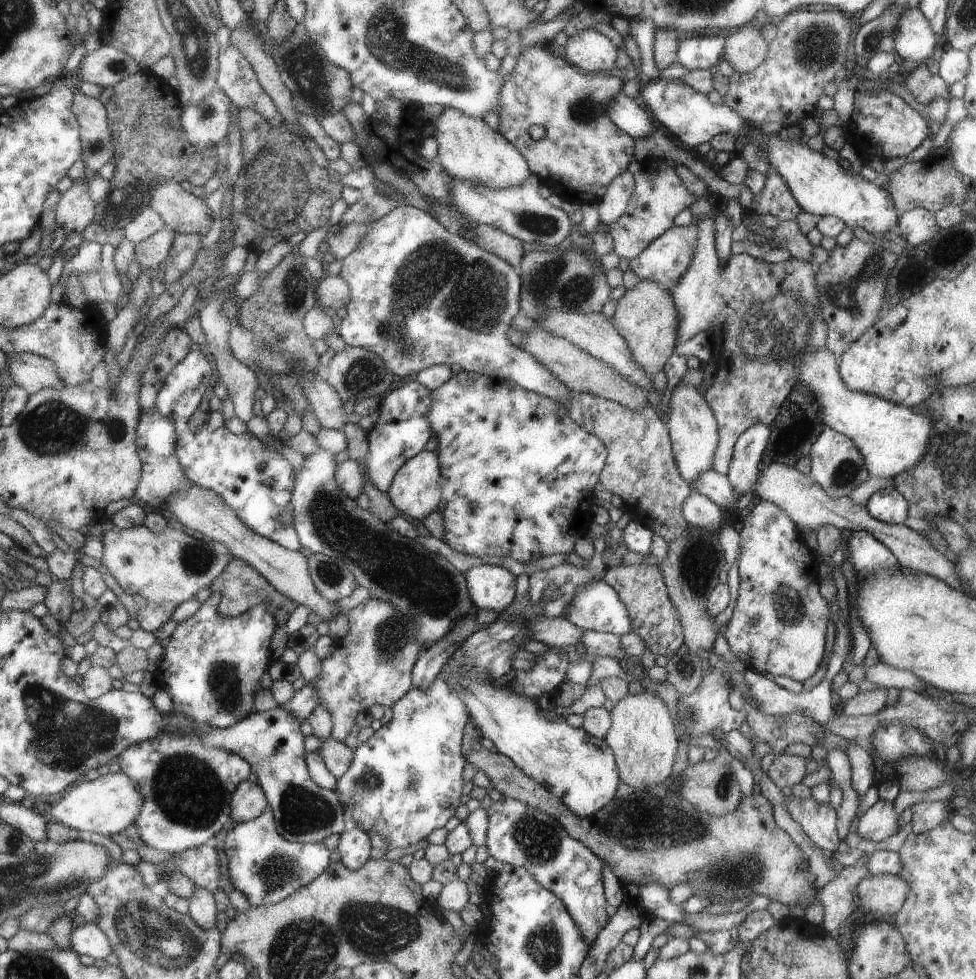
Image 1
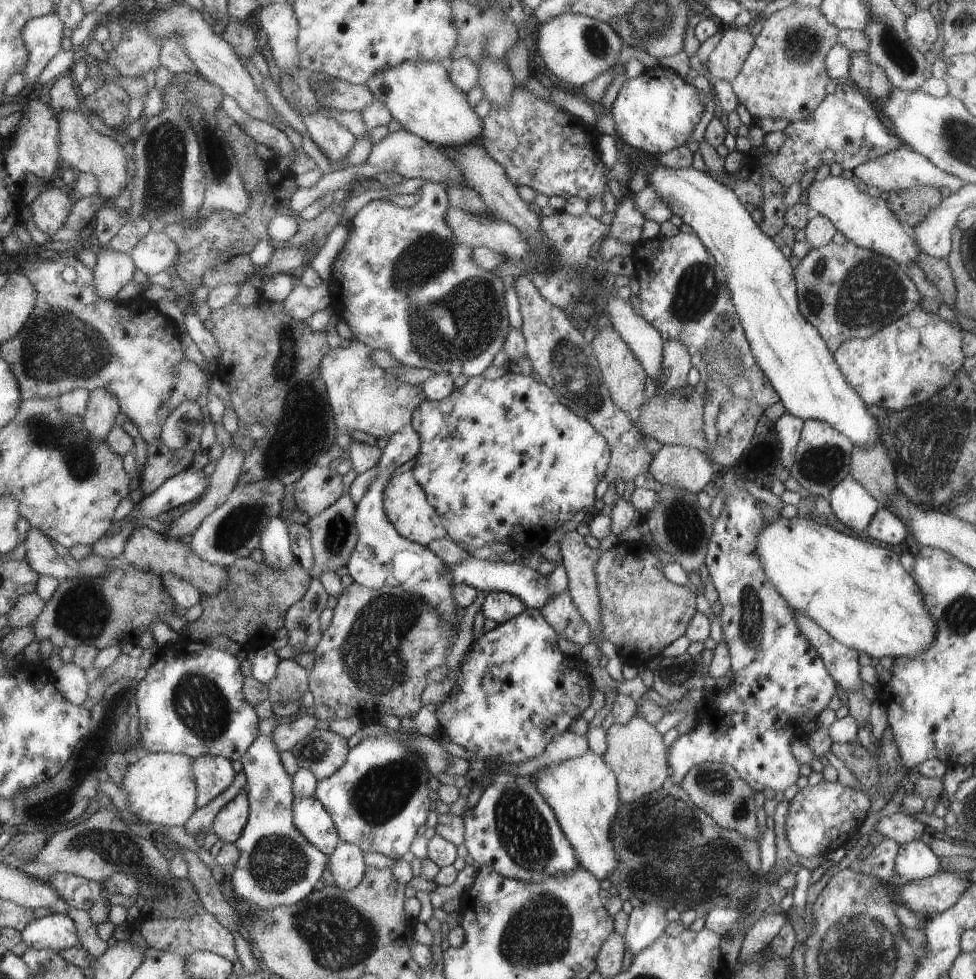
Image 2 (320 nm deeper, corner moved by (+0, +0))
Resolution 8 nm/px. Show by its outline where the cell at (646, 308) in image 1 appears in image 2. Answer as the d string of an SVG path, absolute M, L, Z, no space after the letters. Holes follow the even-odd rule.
M611 325L602 328L602 330L596 332L591 347L599 364L601 382L608 389L611 401L624 412L629 414L637 413L648 399L644 393L644 385L648 375L638 359L632 354L632 351L629 350L627 344L622 340L621 334L616 332L616 329Z

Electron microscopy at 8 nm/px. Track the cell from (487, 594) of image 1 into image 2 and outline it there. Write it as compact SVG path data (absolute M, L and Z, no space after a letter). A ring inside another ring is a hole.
M490 591L481 610L485 618L490 618L499 625L522 614L526 607L524 602L516 595L507 592Z

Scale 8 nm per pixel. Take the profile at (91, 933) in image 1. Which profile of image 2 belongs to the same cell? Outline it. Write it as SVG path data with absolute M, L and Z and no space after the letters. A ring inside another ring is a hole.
M49 913L29 922L21 932L21 941L34 949L53 951L80 947L75 922L68 915Z

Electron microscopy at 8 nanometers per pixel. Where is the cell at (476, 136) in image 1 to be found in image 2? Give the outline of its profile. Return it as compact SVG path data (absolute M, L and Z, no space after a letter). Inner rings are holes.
M404 61L398 66L385 68L370 77L365 84L376 100L381 100L404 129L427 140L442 150L476 143L483 131L483 122L476 115L474 107L467 101L467 95L450 82L446 64L433 61Z

